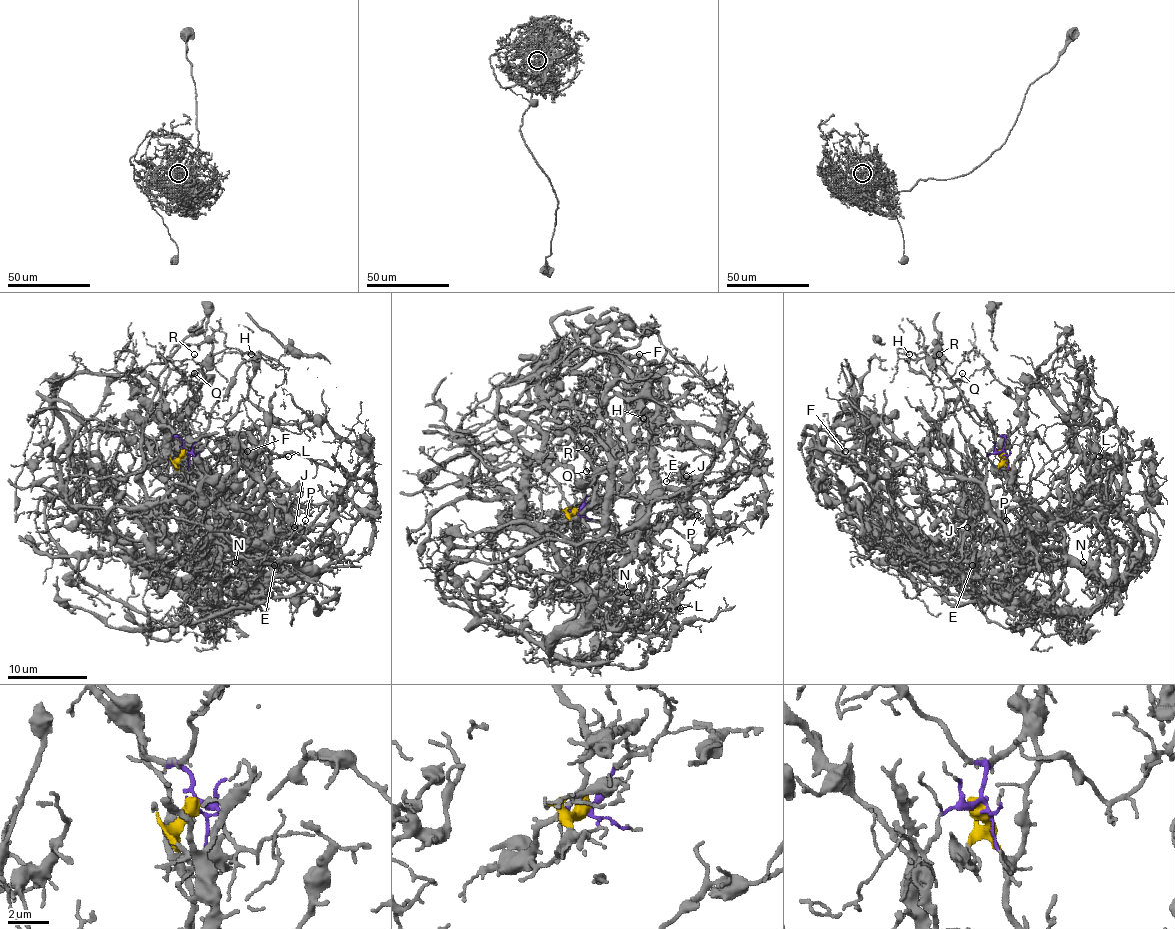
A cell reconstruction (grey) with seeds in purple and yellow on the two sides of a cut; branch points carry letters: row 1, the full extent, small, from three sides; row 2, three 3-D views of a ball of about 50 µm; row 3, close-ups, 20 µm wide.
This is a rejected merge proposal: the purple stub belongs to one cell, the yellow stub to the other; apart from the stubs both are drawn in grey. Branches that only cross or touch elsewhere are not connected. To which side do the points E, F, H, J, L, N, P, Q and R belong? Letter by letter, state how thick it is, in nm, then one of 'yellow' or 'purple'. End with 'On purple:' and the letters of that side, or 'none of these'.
E: 140 nm | yellow
F: 240 nm | yellow
H: 110 nm | purple
J: 120 nm | yellow
L: 130 nm | yellow
N: 140 nm | yellow
P: 120 nm | yellow
Q: 100 nm | purple
R: 110 nm | purple
On purple: H, Q, R

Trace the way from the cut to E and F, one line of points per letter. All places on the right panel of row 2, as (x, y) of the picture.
E: (1003, 454), (1013, 493), (1049, 515), (1063, 543), (1011, 541), (1003, 557), (1015, 587), (991, 587), (973, 565)
F: (1003, 454), (1029, 517), (1013, 547), (1021, 581), (937, 555), (895, 513), (889, 461), (871, 446), (845, 452)

